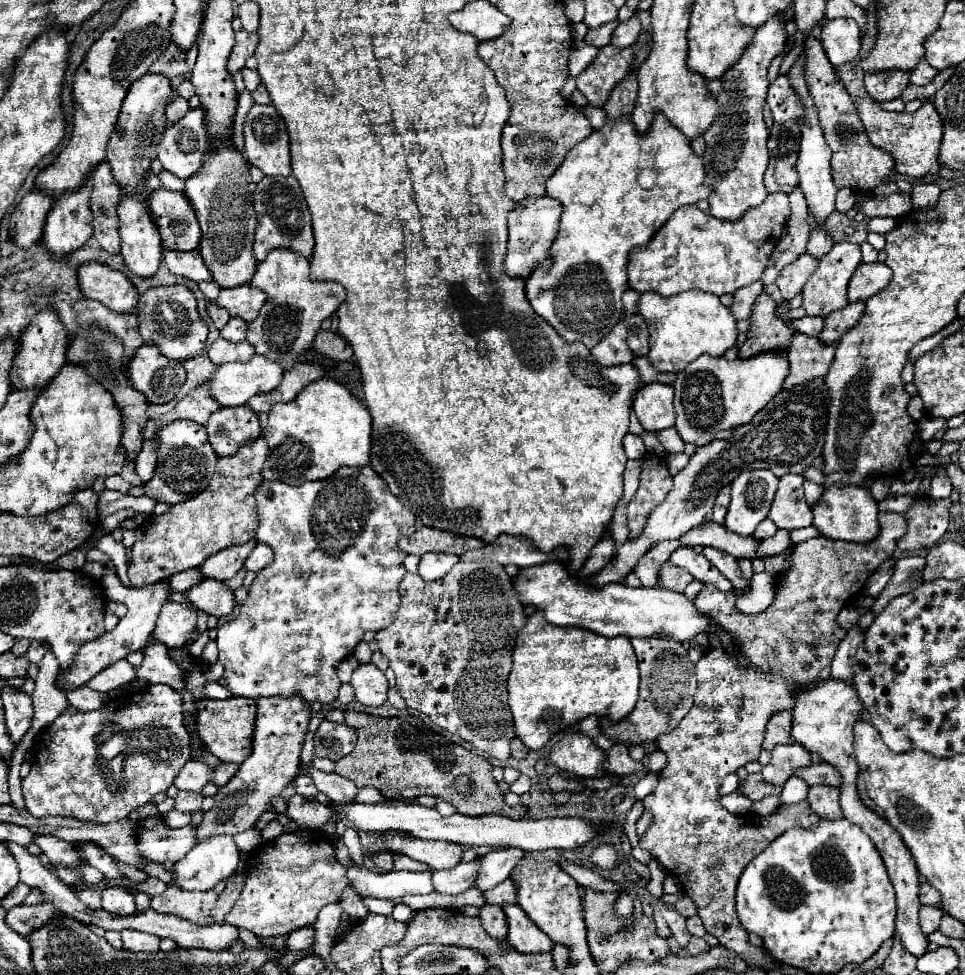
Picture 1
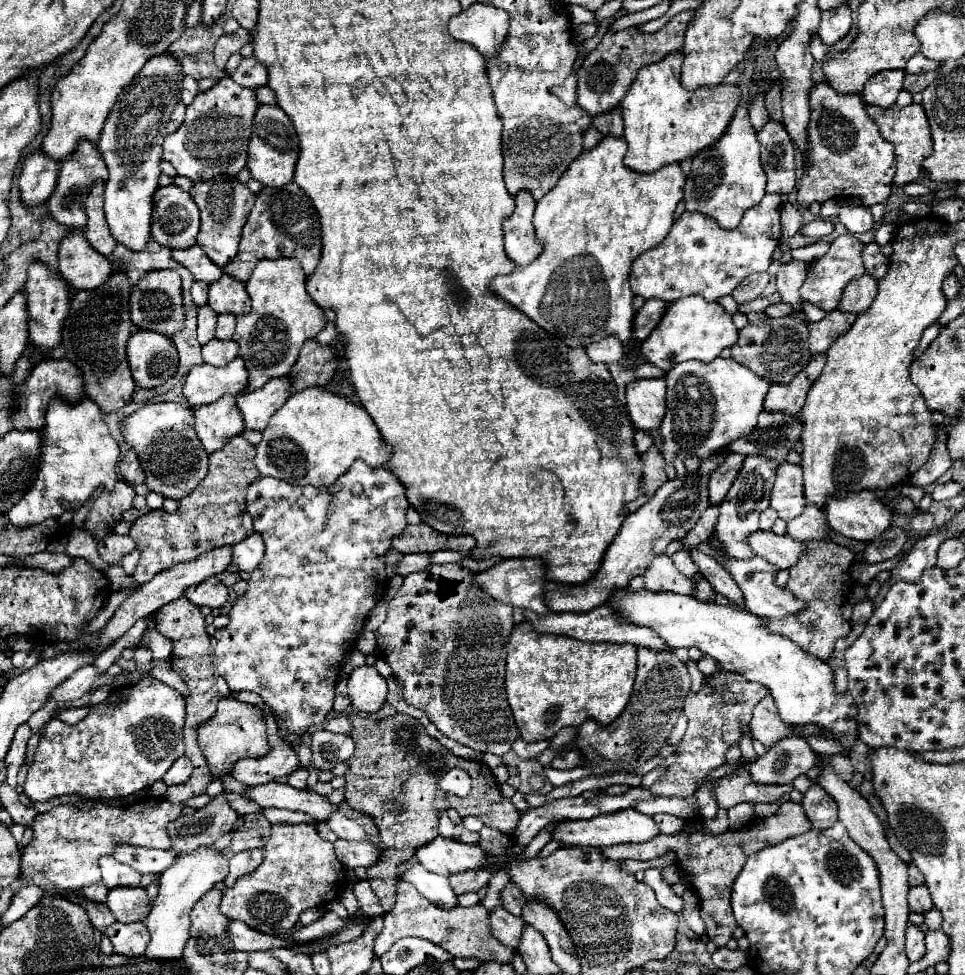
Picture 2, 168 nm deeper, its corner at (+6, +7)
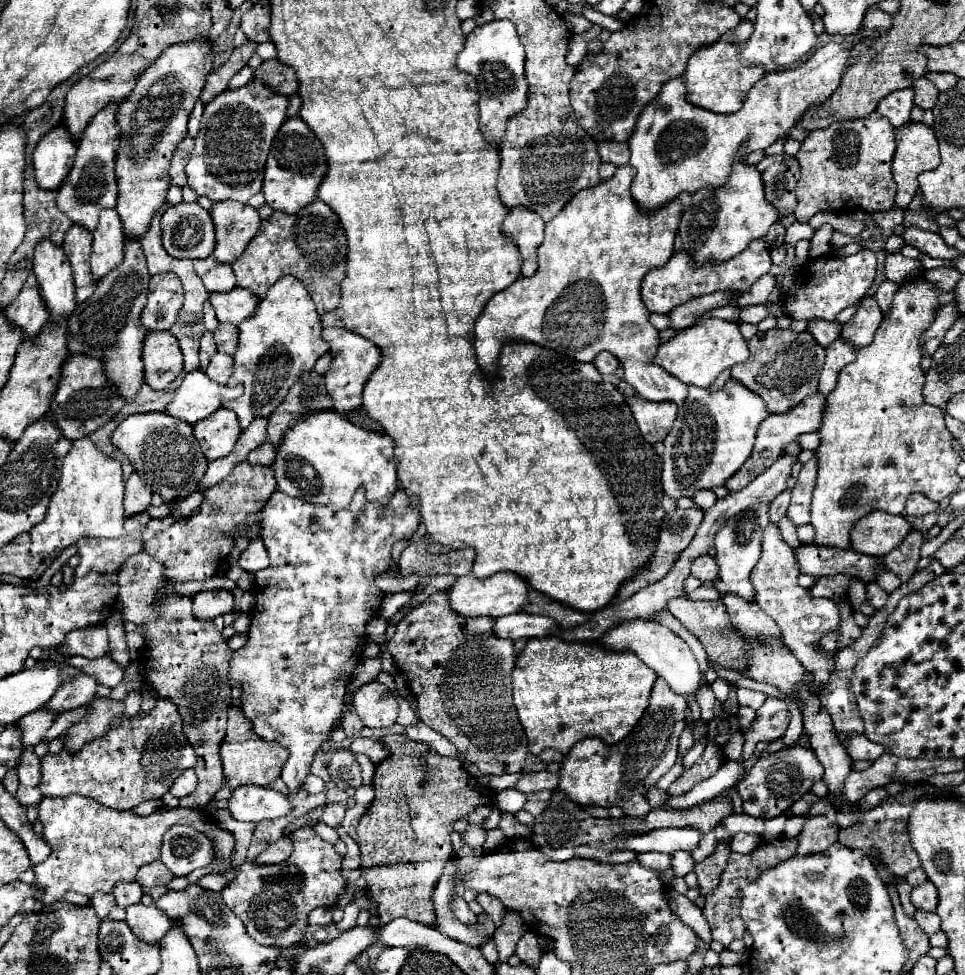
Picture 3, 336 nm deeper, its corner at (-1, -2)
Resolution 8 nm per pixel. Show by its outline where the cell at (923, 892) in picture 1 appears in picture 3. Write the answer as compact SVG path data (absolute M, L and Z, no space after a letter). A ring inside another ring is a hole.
M920 867L920 869L914 869L914 871L910 871L910 873L906 875L906 881L908 881L908 885L910 885L910 887L920 887L920 885L924 885L928 879L926 879L926 873L924 873L924 869Z

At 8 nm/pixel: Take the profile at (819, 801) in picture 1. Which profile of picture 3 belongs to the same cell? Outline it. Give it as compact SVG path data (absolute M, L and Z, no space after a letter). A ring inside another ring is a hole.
M806 815L802 833L798 835L798 855L810 855L826 851L838 839L840 827L830 823L826 815Z

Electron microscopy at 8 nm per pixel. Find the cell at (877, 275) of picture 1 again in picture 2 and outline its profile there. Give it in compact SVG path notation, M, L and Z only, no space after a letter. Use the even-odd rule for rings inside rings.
M863 274L861 278L853 280L845 288L839 310L861 314L871 306L875 296L877 296L877 280L873 280L873 276L869 276L869 274Z

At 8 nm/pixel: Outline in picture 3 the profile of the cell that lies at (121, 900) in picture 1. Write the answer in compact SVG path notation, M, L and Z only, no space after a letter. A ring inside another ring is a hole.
M142 903L126 907L126 923L146 943L158 943L170 929L170 919L162 909Z

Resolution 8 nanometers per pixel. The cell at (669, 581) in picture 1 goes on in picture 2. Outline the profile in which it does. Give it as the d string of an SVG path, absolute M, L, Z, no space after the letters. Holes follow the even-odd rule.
M679 550L673 556L673 562L677 566L677 570L685 576L695 576L699 572L699 568L695 568L695 562L691 560L691 556L687 556L687 550Z

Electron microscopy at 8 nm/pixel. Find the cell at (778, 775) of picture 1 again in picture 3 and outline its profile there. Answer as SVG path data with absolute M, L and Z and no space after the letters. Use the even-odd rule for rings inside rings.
M786 747L780 753L758 759L752 771L738 783L738 793L744 801L744 813L754 817L778 817L782 815L796 799L810 791L810 787L822 779L822 765L818 763L810 747Z

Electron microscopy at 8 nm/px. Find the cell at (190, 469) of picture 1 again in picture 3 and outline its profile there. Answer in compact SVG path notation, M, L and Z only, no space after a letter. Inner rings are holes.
M166 411L140 413L126 417L112 433L112 443L122 449L134 465L134 471L156 491L164 501L174 501L200 491L208 461L202 447L194 439L192 425L170 417Z

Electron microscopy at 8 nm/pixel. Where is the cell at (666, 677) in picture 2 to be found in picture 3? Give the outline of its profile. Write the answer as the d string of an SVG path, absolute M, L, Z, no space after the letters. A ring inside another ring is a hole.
M658 677L650 695L650 703L632 733L614 745L606 745L598 737L586 737L578 741L564 757L558 789L578 805L616 805L626 815L644 817L652 809L644 797L646 791L650 791L678 759L678 741L680 733L686 729L686 717L686 697L674 693L670 685Z

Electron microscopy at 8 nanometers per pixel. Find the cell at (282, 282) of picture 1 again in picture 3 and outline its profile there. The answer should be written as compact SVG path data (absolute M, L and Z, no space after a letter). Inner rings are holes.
M292 275L276 281L260 301L256 315L240 323L238 329L240 339L234 355L234 373L228 383L236 385L242 381L244 395L234 401L226 401L224 407L232 409L240 419L240 427L246 429L254 417L268 417L282 403L288 389L300 379L300 375L310 371L316 359L326 353L330 345L322 341L320 317L306 287Z

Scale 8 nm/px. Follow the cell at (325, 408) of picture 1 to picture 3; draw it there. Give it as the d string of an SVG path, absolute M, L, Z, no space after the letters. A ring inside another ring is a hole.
M334 409L314 411L290 425L276 449L272 469L278 491L332 509L346 509L360 485L366 487L368 499L378 503L386 503L398 487L394 441L386 433L360 429Z

